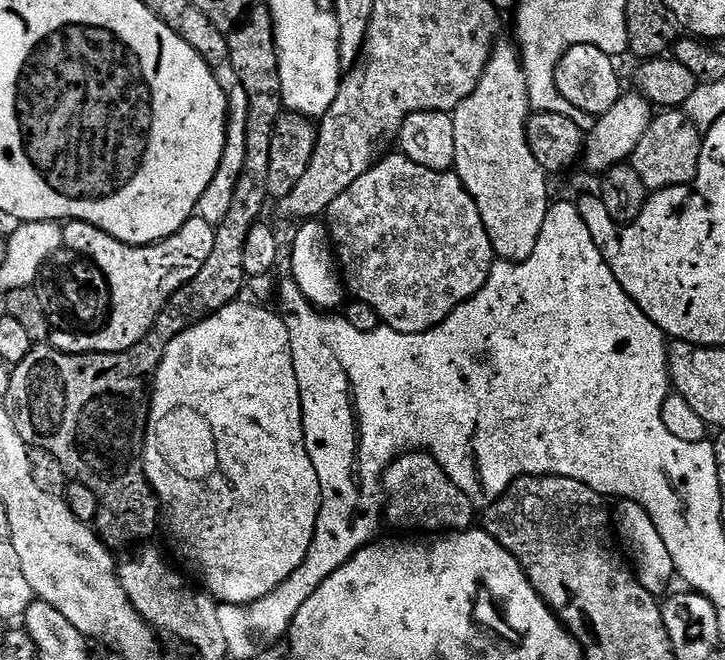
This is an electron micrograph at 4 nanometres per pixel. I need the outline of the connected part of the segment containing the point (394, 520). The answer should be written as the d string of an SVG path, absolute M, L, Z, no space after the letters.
M405 452L394 460L384 472L384 511L383 515L404 534L443 534L445 532L467 532L473 527L472 519L477 519L477 509L473 508L470 498L450 482L446 470L427 452Z

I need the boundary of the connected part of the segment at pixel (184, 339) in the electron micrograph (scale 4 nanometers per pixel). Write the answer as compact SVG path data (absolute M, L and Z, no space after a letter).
M256 302L244 303L226 305L210 318L190 326L170 344L152 385L152 409L148 412L148 433L144 439L144 469L148 484L160 501L163 519L166 524L168 520L168 528L176 539L176 548L184 559L183 567L189 573L192 571L204 583L201 584L203 591L220 604L249 604L258 598L266 598L270 590L282 586L282 582L286 582L286 578L290 578L290 574L304 564L310 542L314 542L320 513L320 479L304 441L302 394L298 390L298 374L294 374L290 334L279 311L272 309L271 312L268 306Z

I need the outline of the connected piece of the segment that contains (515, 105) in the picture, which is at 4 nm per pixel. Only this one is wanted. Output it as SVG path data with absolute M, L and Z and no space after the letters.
M497 43L492 49L492 57L474 94L451 113L456 155L454 171L462 186L466 186L470 198L474 198L478 214L482 214L482 226L486 226L486 234L490 234L493 253L501 260L519 262L530 258L530 254L534 254L534 246L538 246L538 234L542 234L542 222L546 222L550 203L550 176L538 164L538 158L534 158L534 150L530 148L528 141L528 119L532 107L520 53L515 43L504 43Z

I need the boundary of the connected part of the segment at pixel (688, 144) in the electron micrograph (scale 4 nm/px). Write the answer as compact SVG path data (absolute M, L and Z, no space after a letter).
M664 110L656 115L660 116L653 120L651 117L650 123L639 133L640 141L630 161L632 168L638 170L638 178L642 178L642 186L646 186L649 193L683 184L691 185L698 174L702 143L702 129L694 126L684 111Z

